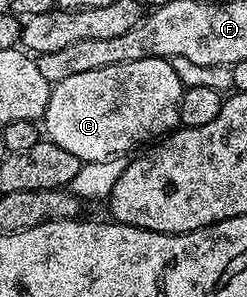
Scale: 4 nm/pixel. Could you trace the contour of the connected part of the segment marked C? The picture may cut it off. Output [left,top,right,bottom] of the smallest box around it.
[44,57,183,163]

